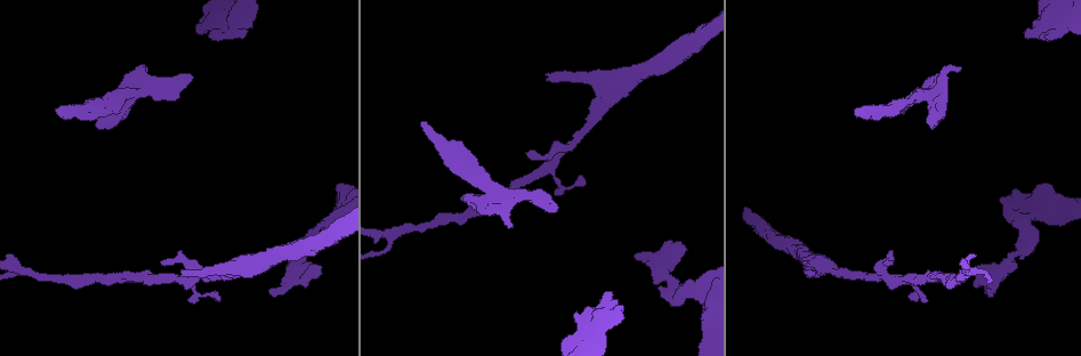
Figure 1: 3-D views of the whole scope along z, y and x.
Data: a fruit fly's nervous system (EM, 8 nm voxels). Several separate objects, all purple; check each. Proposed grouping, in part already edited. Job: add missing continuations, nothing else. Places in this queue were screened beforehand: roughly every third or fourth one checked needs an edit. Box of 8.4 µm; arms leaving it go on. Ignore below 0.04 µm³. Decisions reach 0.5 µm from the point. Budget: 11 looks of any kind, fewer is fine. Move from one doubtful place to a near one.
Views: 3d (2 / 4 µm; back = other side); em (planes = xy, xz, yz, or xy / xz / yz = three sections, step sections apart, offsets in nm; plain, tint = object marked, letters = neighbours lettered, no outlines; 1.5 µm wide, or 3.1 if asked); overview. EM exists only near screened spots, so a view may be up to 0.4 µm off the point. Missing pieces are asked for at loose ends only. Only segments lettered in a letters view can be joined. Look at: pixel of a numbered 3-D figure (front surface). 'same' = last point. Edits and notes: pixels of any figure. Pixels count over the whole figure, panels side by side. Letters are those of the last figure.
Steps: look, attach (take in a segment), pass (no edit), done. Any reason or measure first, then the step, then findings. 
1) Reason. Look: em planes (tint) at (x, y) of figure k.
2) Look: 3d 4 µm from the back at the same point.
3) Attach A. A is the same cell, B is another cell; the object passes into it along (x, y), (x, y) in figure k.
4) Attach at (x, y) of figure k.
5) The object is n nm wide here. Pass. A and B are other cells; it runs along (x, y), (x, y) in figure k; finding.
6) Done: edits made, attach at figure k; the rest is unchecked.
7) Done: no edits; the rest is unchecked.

An open end. Look: em xy step 8 (tint) at (931, 123) of figure 1.

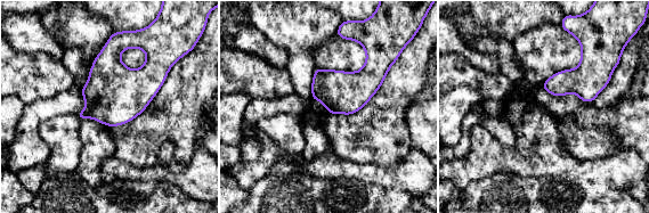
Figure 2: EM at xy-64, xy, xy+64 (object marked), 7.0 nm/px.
Another direction. Look: em planes (tint) at the same point.

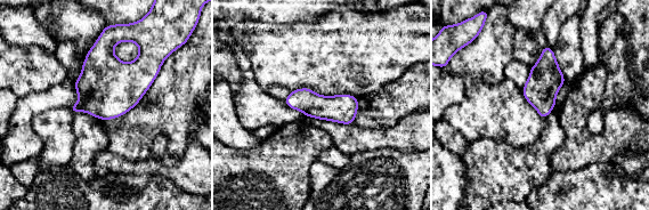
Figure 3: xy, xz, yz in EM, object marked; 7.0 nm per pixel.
See the neighbours. Look: em planes (letters) at the same point.

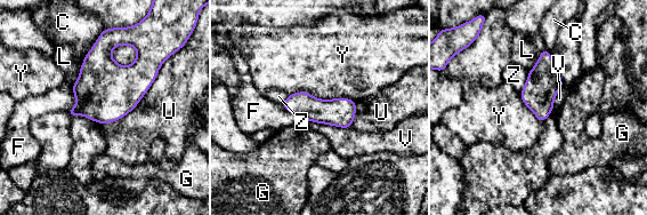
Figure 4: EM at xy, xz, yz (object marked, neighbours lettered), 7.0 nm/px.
Pass. C, F, G, L, U, V, Y and Z are other cells; a border runs along (289, 94), (355, 102) in figure 4; none of them fits.

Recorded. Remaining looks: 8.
An open end. Look: em planes (letters) at (807, 275) of figure 1.

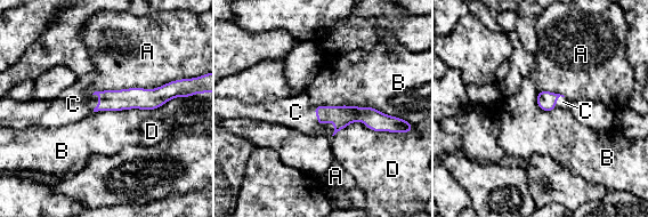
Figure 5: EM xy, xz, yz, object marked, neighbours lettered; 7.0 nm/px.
The longest contact is with B, 700 nm. Attach C. C is the same cell, A, B and D are other cells; the object passes into it along (341, 117), (323, 123), (296, 112) in figure 5; it goes on there.

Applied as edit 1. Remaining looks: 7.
Free end. Look: em planes (tint) at (635, 256) of figure 1.

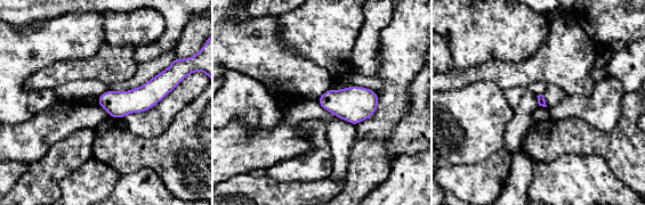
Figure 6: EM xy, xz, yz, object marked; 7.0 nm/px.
Look: em planes (letters) at the same point.

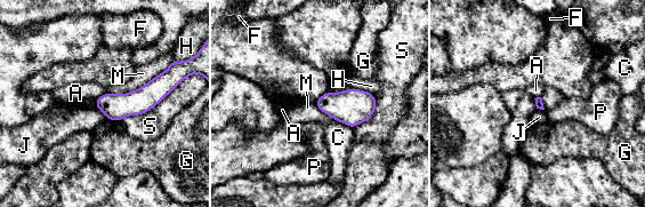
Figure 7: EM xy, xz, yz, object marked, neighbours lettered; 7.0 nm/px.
The longest contact is with M, 500 nm. Pass. A, C, F, G, H, J, M, P and S are other cells; none of them fits.

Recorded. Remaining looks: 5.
Done: edits made, attach at figure 5; the rest is unchecked.

